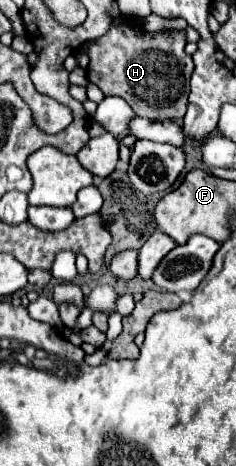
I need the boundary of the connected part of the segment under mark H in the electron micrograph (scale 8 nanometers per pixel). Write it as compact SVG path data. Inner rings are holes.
M129 20L121 28L111 26L107 36L97 38L89 48L89 60L91 60L89 68L87 68L89 82L97 84L105 96L121 96L123 100L127 100L127 104L133 108L133 112L141 118L181 120L187 110L189 78L195 68L193 60L183 52L183 40L185 40L185 32L173 32L171 36L157 32L155 38L147 38L143 28L133 20Z

